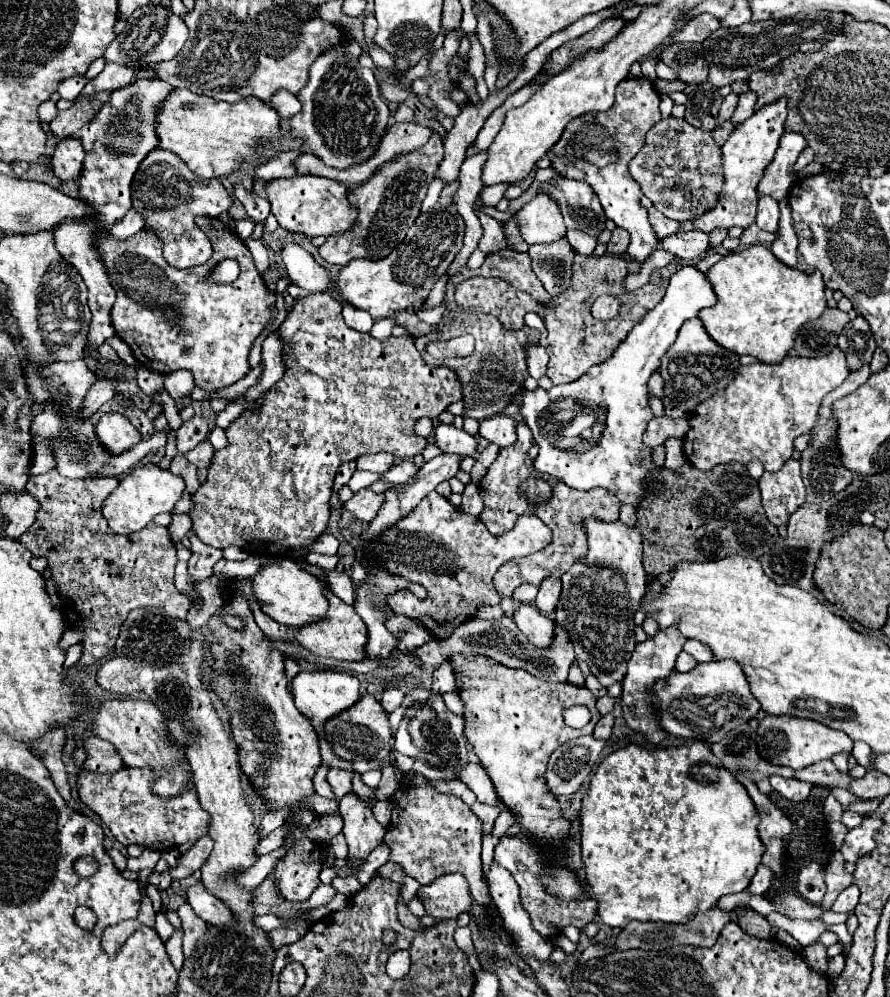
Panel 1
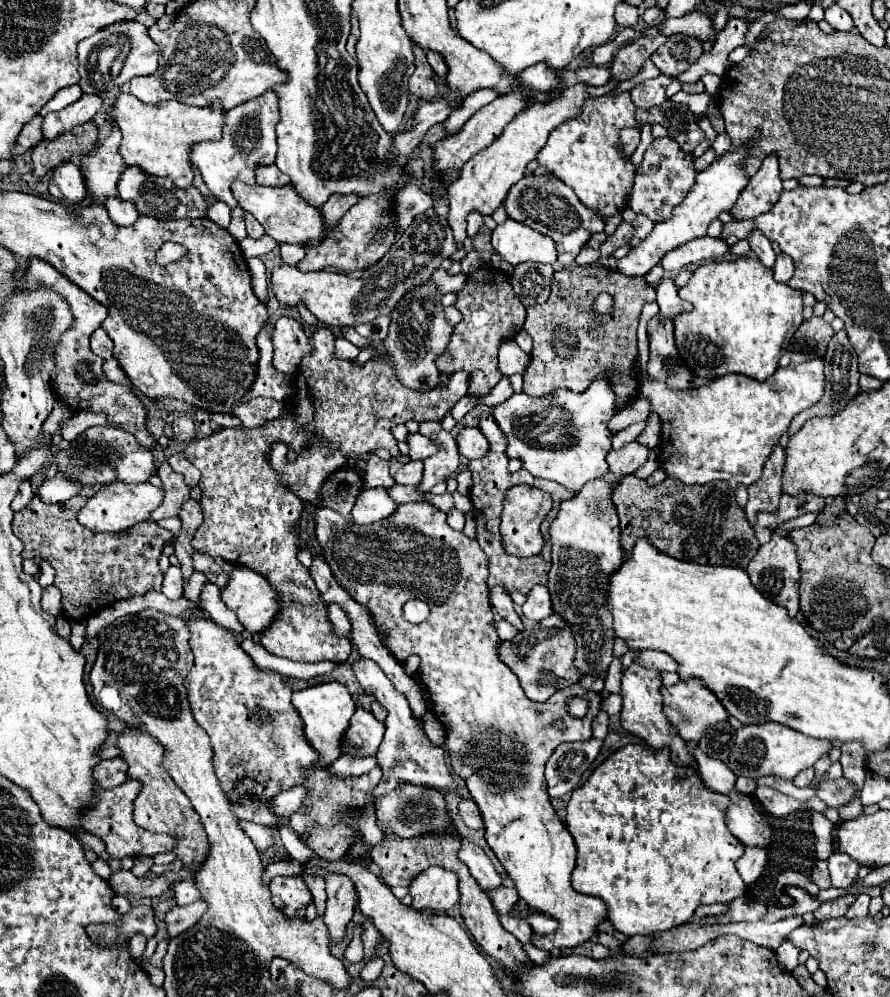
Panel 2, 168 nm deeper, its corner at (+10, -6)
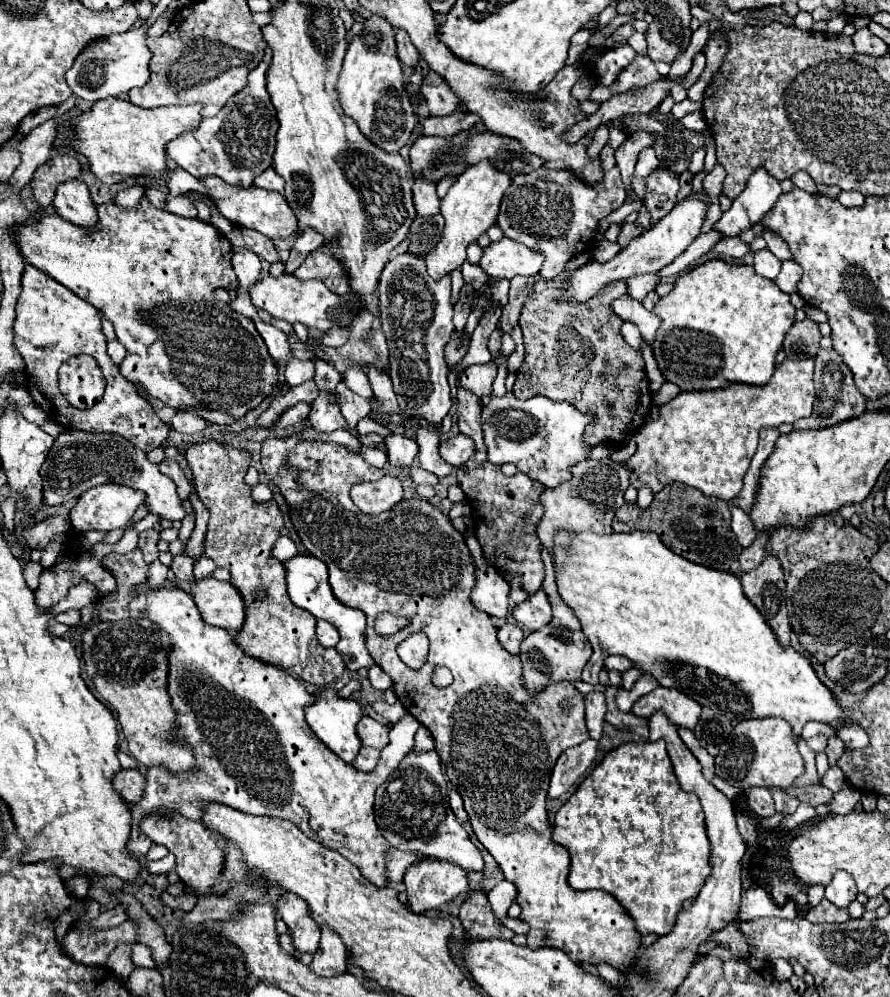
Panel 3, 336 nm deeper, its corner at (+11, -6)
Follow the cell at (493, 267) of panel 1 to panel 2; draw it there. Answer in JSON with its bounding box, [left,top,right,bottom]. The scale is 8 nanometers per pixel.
[436,267,526,397]

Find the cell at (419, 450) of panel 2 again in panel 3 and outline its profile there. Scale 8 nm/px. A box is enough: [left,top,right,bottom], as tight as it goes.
[383,435,419,467]

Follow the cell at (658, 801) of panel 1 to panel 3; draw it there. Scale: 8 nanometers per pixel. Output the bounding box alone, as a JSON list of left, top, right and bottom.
[553,741,711,935]

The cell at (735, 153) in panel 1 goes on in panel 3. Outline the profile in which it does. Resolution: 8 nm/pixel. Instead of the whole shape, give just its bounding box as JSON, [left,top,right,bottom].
[561,193,709,301]

